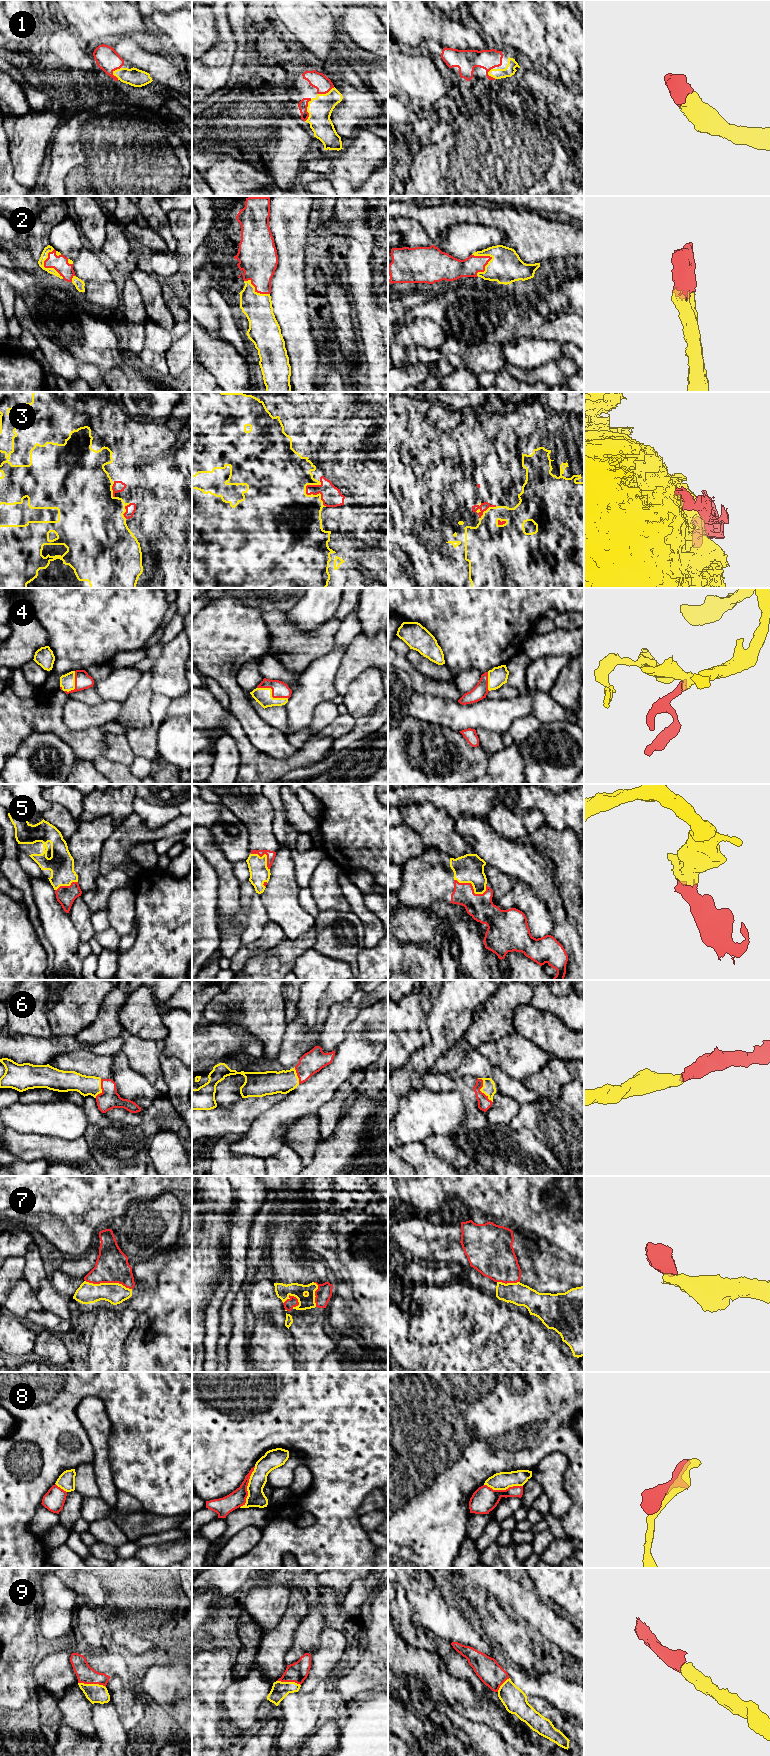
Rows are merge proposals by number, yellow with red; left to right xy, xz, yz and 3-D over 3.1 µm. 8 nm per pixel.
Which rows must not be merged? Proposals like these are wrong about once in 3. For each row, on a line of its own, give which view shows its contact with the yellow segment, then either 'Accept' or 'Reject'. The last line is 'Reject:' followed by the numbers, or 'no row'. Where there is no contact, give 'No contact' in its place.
1: Touches yellow in xz. Accept
2: Touches yellow in yz. Accept
3: Touches yellow in xz. Accept
4: Touches yellow in xz. Accept
5: Touches yellow in yz. Accept
6: Touches yellow in yz. Accept
7: Touches yellow in xy. Reject
8: Touches yellow in xz. Reject
9: Touches yellow in xy. Accept
Reject: 7, 8

